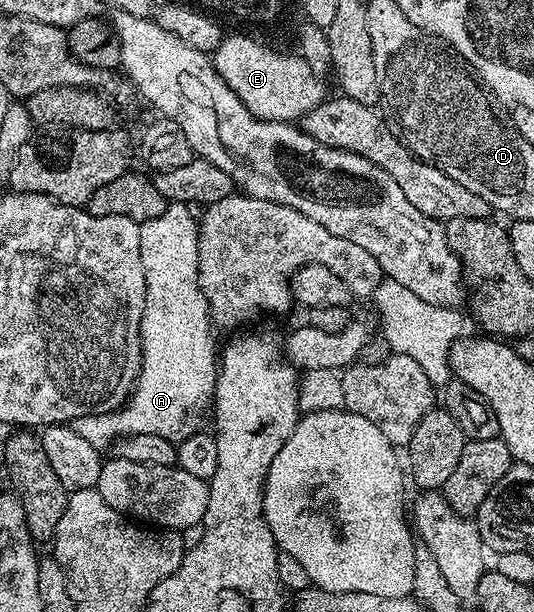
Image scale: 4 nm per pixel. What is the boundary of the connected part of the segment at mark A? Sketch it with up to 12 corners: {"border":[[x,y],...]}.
{"border":[[170,203],[138,224],[142,367],[117,411],[72,419],[99,449],[173,440],[214,394],[198,223]]}

